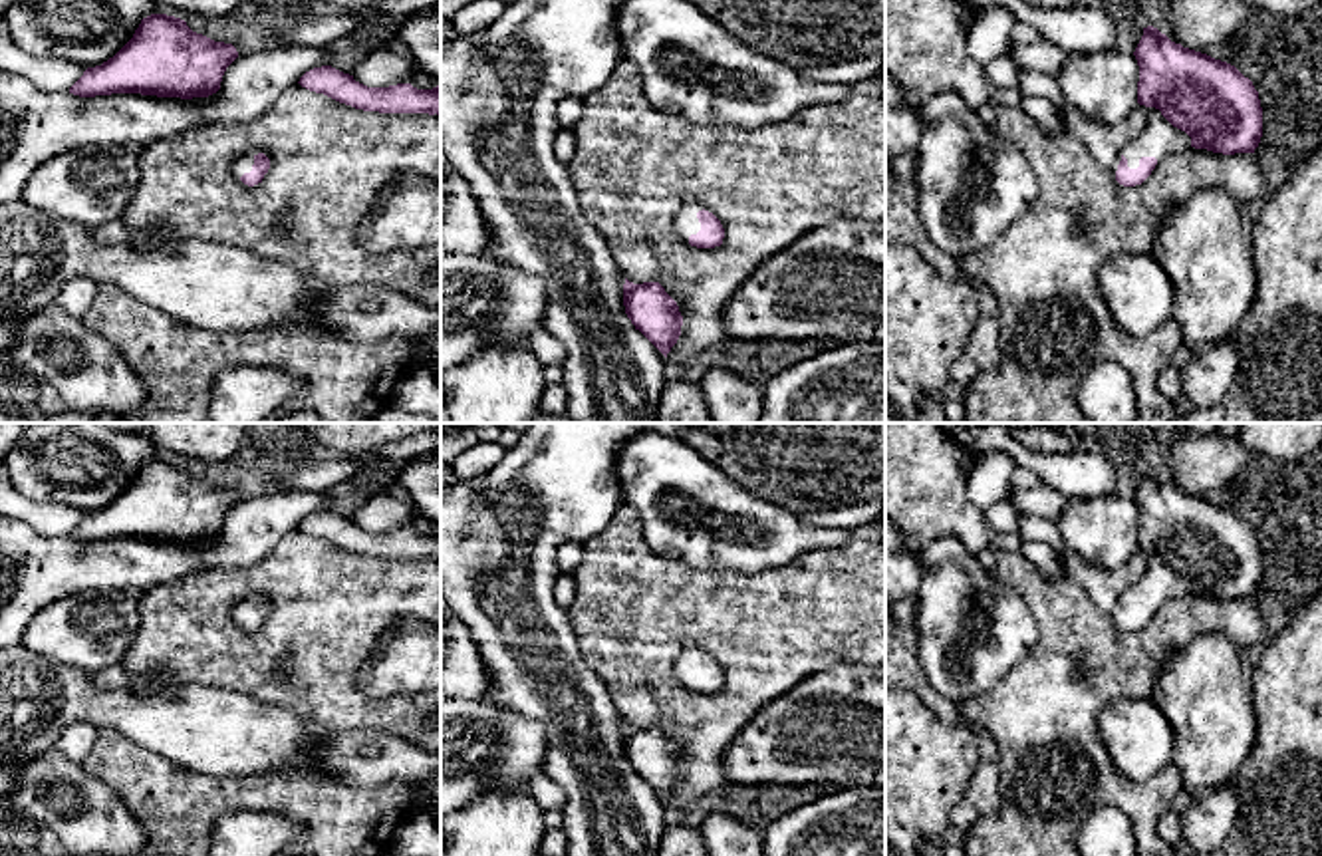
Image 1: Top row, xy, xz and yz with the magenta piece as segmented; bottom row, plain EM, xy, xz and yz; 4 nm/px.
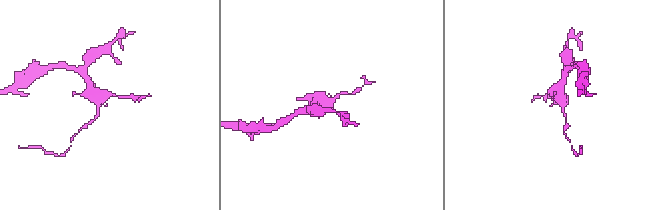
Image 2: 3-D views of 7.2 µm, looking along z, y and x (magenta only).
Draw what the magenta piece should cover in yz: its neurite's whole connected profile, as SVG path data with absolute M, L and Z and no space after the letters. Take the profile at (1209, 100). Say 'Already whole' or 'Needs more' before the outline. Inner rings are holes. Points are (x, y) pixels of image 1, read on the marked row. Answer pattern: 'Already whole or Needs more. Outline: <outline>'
Needs more. Outline: M1153 26L1143 28L1133 56L1139 66L1137 103L1147 107L1147 121L1114 165L1120 185L1141 185L1159 161L1189 147L1223 155L1255 153L1262 137L1262 107L1253 81L1235 66L1183 48Z

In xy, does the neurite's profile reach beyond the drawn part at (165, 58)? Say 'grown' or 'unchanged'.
unchanged

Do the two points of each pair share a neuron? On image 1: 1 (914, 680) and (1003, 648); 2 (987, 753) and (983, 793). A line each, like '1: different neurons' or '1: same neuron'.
1: different neurons
2: same neuron

